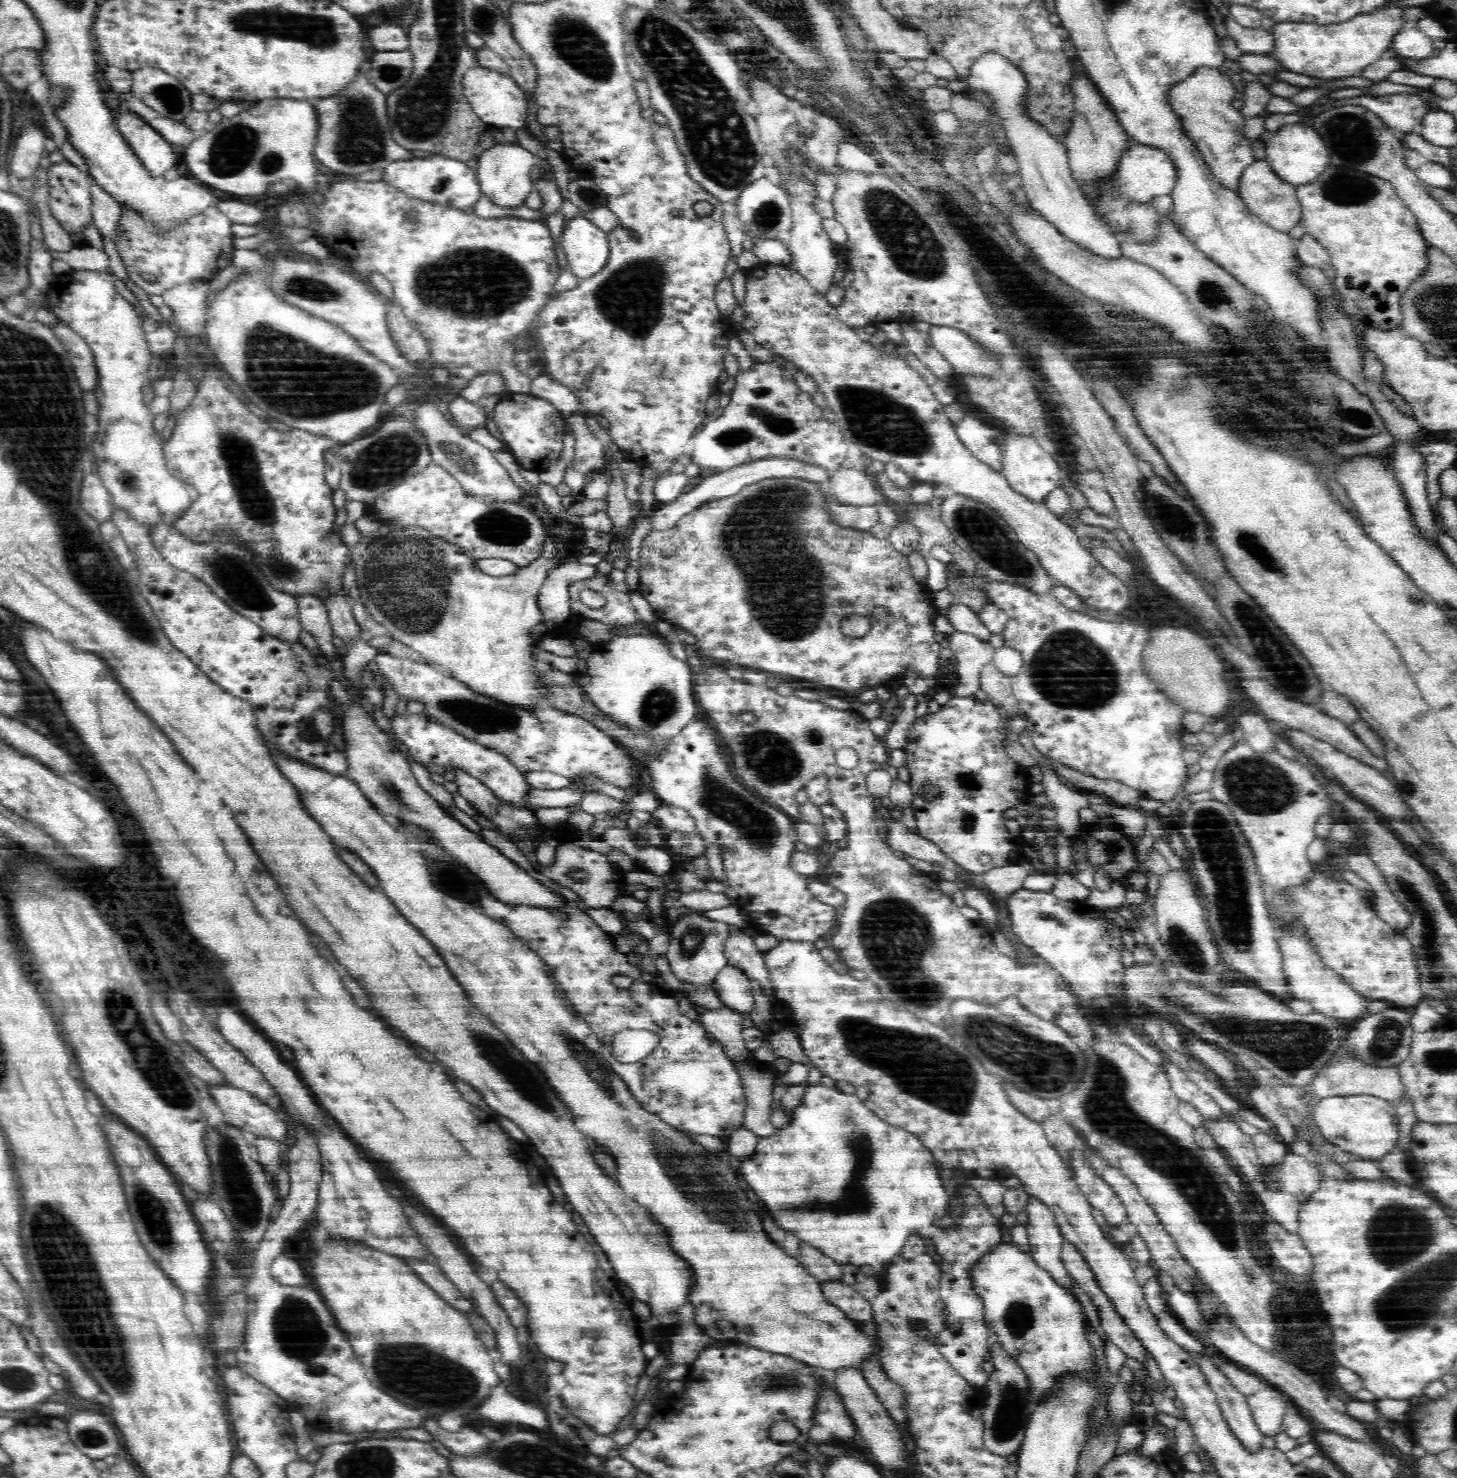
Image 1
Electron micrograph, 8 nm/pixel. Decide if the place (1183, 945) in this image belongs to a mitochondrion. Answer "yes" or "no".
yes

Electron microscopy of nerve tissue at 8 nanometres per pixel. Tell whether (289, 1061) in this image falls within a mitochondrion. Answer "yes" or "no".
no

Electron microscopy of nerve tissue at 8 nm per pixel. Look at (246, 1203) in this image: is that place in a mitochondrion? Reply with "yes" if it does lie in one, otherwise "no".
yes

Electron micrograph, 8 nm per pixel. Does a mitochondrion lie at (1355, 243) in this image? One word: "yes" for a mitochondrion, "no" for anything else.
no

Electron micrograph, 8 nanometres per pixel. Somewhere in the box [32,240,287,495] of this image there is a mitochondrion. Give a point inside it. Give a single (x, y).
(127, 479)

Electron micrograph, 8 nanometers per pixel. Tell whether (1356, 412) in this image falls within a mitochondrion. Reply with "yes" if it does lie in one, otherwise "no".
yes

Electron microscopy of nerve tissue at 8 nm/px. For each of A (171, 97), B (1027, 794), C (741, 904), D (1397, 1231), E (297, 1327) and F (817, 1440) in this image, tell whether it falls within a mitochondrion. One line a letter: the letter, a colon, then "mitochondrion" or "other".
A: mitochondrion
B: other
C: other
D: mitochondrion
E: mitochondrion
F: other

